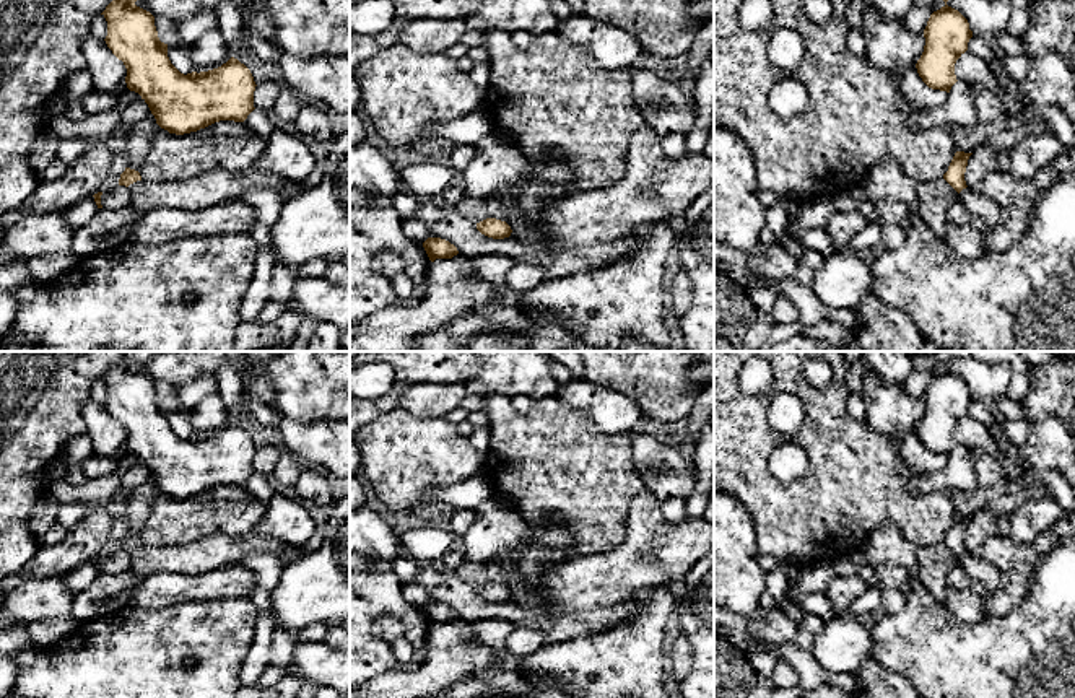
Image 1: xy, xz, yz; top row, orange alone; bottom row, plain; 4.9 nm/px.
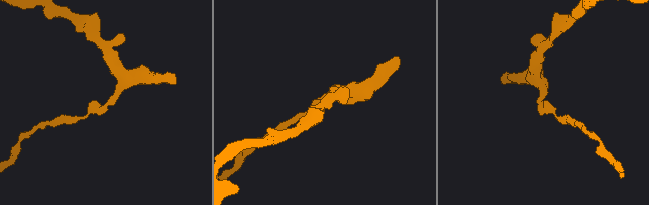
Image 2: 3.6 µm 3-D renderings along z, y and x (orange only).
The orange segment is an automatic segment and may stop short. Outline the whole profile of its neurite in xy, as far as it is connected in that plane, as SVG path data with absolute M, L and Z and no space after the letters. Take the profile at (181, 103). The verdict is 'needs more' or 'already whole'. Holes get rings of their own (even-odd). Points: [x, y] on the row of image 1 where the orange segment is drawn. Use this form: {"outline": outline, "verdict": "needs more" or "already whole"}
{"outline": "M112 0L101 13L107 21L106 44L127 68L125 83L148 104L156 124L169 133L197 132L220 120L244 122L254 107L255 81L250 70L237 59L208 72L181 73L168 57L155 16L137 7L137 0Z", "verdict": "already whole"}

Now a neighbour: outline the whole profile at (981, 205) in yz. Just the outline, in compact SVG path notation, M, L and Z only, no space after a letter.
M943 177L917 182L916 210L938 238L943 238L943 229L948 223L948 207L958 198L971 215L982 218L989 229L995 229L1000 225L1002 207L989 195L979 194L973 187L966 187L958 194Z

